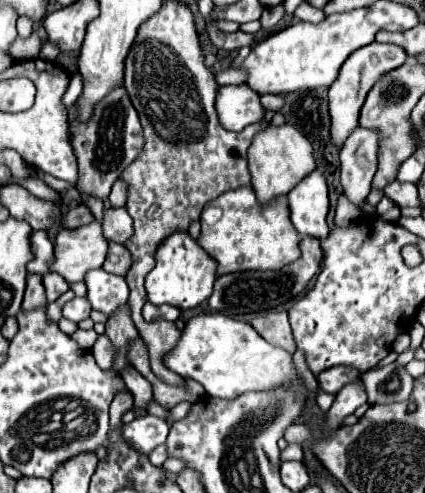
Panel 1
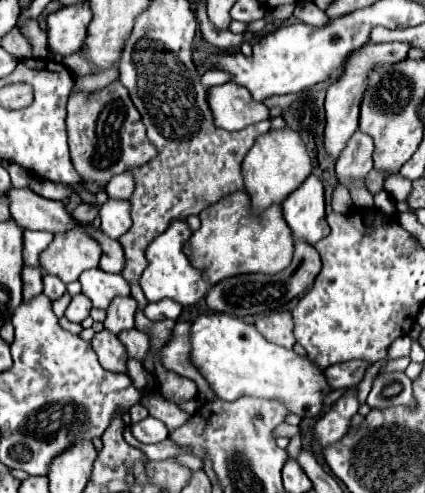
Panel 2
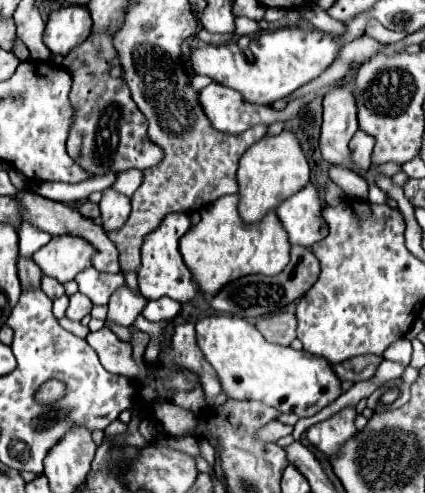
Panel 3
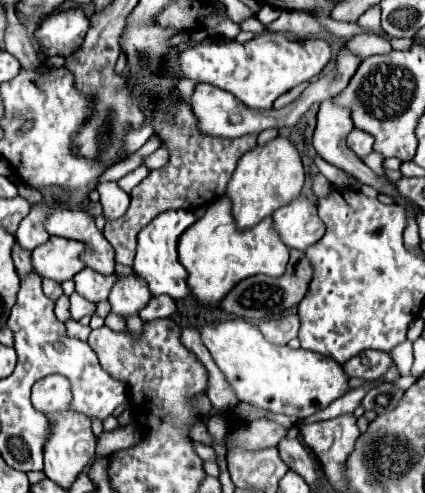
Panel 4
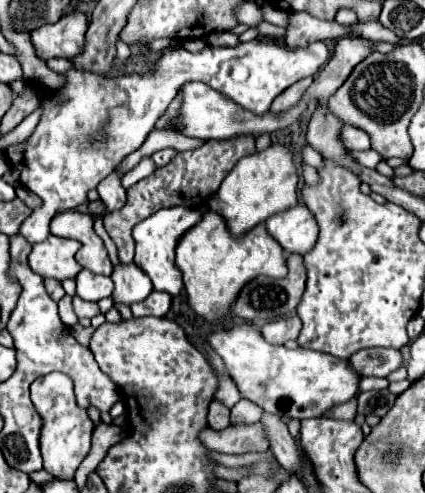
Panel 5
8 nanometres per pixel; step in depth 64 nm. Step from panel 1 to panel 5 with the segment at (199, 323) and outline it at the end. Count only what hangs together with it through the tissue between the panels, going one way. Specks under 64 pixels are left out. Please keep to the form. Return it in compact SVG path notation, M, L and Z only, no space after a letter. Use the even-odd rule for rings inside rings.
M234 324L232 328L210 332L206 336L206 344L224 360L224 366L226 366L230 378L234 380L234 384L238 386L238 392L242 394L242 398L258 404L260 408L264 408L270 414L288 416L288 418L296 418L296 420L318 418L328 408L342 404L358 394L360 378L356 376L356 372L352 372L348 362L336 360L336 356L328 356L328 354L316 352L316 350L306 350L306 348L290 350L286 346L272 346L270 342L264 340L260 330L256 330L250 324Z

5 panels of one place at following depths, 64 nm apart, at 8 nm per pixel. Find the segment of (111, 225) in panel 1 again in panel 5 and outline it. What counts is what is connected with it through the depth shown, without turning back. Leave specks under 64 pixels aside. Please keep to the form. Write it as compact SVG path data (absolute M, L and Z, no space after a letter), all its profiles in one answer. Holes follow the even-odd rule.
M116 172L108 174L108 176L98 184L96 190L98 190L98 194L100 194L100 200L102 200L104 206L106 206L106 212L114 212L114 210L124 208L124 204L126 204L126 190L122 188L120 176L116 176Z

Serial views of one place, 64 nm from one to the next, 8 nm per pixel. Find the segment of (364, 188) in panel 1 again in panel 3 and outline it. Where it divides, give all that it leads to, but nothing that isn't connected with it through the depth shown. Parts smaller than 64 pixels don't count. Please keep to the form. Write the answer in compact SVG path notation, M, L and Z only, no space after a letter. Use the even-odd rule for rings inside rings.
M358 130L358 132L352 136L352 140L350 140L350 152L352 152L354 166L356 166L358 170L368 170L368 168L370 168L372 148L374 148L372 136L364 134L362 130Z

